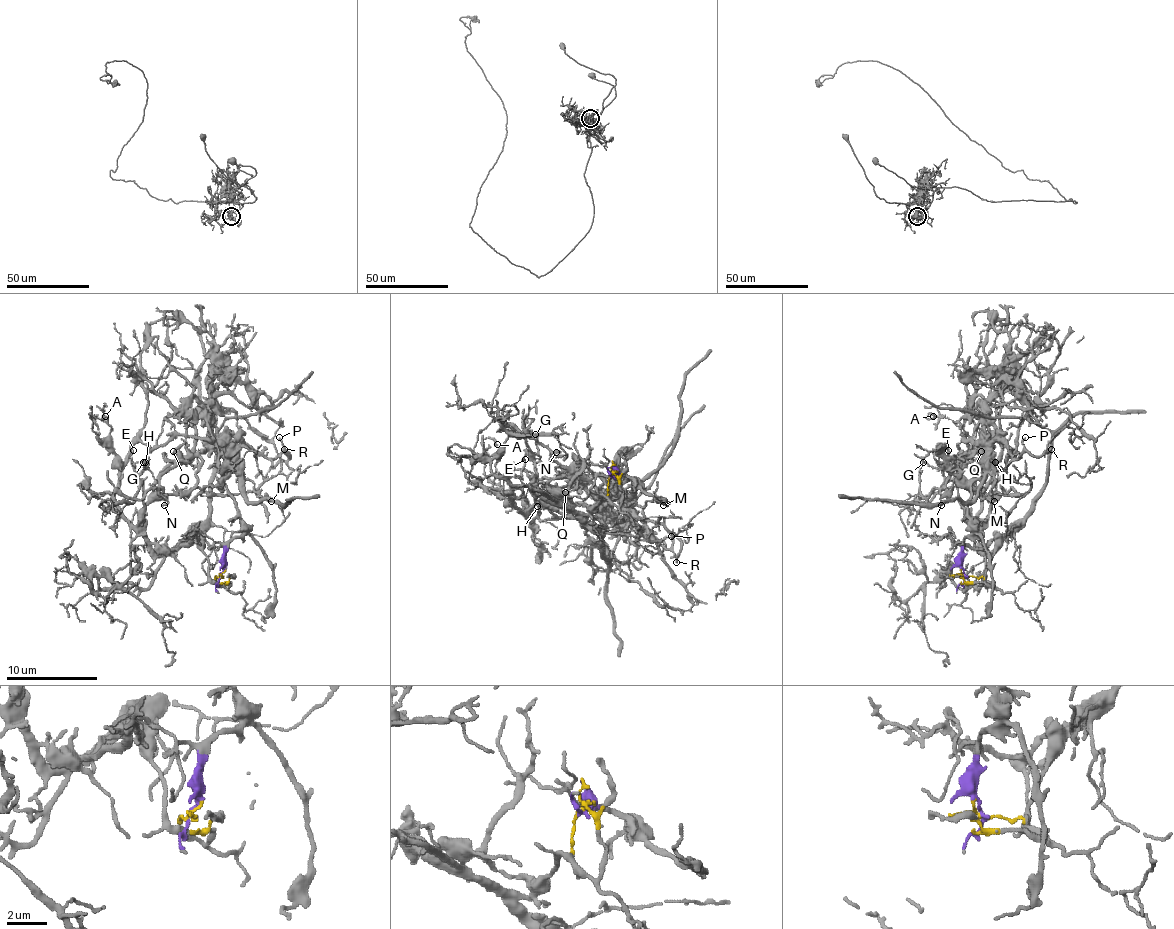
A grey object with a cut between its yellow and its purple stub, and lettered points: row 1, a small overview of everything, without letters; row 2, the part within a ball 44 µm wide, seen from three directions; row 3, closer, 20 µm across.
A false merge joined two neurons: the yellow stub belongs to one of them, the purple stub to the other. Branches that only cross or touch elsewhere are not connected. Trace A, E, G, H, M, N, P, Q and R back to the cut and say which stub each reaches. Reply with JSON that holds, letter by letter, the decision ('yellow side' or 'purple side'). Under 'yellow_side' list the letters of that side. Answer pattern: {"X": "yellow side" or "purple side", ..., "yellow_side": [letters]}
{"A": "yellow side", "E": "yellow side", "G": "yellow side", "H": "yellow side", "M": "purple side", "N": "purple side", "P": "purple side", "Q": "purple side", "R": "purple side", "yellow_side": ["A", "E", "G", "H"]}

